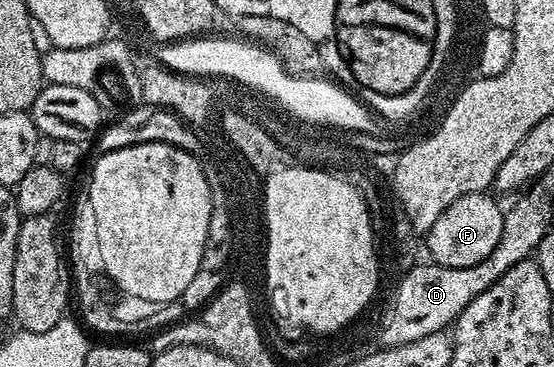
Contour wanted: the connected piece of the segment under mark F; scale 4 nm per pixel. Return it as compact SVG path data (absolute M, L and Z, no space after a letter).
M481 191L468 193L452 201L452 205L448 205L448 209L436 217L436 225L432 225L432 229L427 232L424 242L433 262L449 267L467 267L484 261L484 257L496 249L504 229L504 211L503 208L498 208L493 197L495 198L493 194Z

